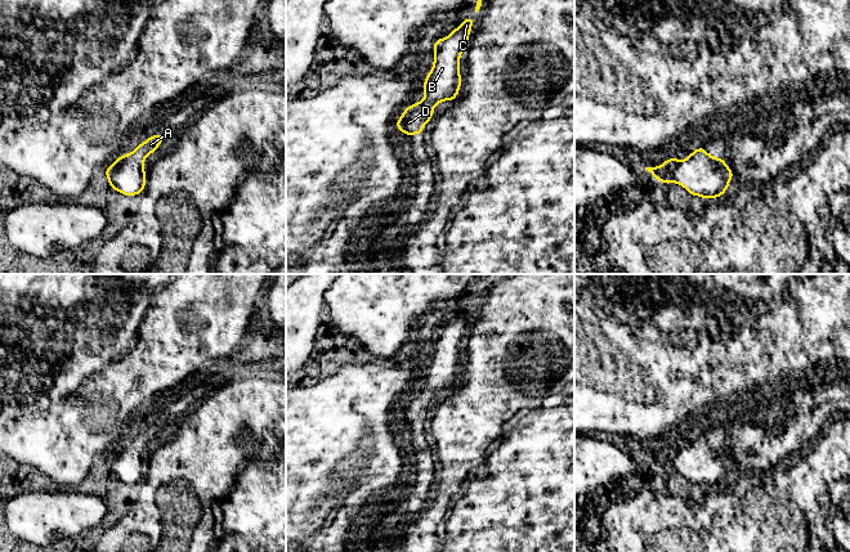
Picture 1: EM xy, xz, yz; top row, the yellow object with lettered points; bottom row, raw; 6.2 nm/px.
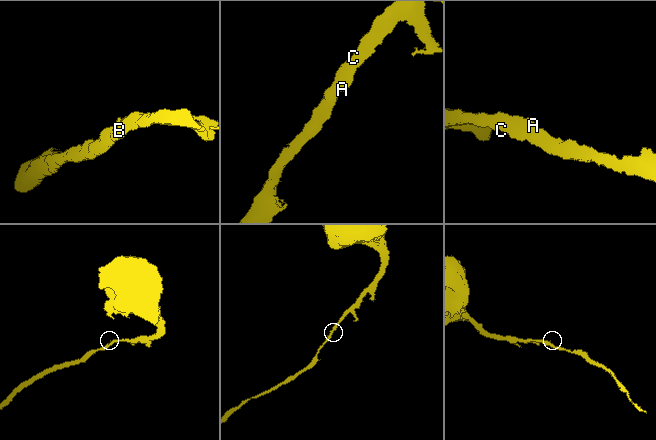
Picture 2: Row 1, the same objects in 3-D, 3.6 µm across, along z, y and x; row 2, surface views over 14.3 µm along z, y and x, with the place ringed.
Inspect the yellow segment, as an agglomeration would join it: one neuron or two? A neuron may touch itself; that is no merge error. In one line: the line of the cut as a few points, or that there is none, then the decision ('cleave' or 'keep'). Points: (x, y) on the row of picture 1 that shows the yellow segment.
no cut; keep

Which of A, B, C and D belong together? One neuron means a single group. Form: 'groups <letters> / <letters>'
groups A B C D

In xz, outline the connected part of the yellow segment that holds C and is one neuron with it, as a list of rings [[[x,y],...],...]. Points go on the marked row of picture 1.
[[[473,15],[468,17],[449,36],[434,42],[434,64],[422,84],[425,98],[408,106],[397,121],[395,129],[406,133],[408,139],[413,134],[424,135],[422,127],[431,121],[438,103],[456,99],[462,84],[460,55],[468,44],[473,22]]]

